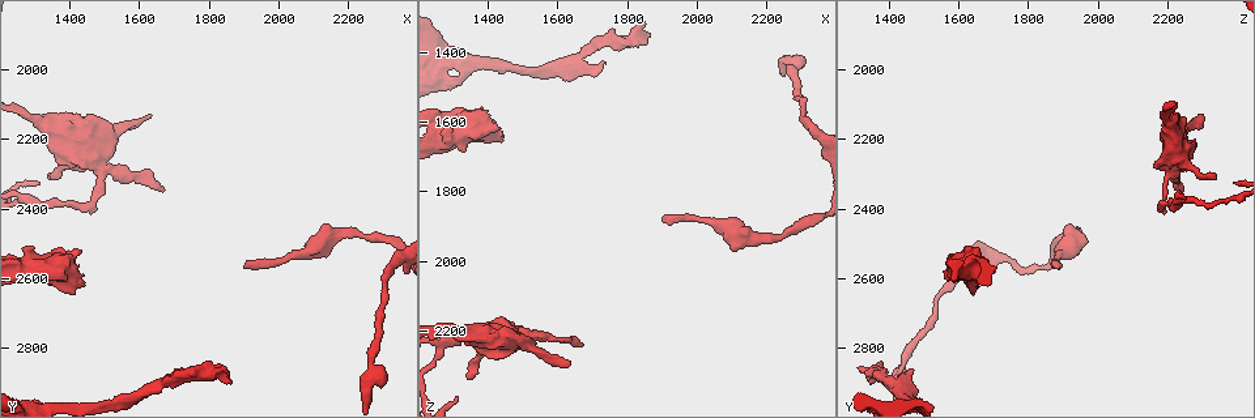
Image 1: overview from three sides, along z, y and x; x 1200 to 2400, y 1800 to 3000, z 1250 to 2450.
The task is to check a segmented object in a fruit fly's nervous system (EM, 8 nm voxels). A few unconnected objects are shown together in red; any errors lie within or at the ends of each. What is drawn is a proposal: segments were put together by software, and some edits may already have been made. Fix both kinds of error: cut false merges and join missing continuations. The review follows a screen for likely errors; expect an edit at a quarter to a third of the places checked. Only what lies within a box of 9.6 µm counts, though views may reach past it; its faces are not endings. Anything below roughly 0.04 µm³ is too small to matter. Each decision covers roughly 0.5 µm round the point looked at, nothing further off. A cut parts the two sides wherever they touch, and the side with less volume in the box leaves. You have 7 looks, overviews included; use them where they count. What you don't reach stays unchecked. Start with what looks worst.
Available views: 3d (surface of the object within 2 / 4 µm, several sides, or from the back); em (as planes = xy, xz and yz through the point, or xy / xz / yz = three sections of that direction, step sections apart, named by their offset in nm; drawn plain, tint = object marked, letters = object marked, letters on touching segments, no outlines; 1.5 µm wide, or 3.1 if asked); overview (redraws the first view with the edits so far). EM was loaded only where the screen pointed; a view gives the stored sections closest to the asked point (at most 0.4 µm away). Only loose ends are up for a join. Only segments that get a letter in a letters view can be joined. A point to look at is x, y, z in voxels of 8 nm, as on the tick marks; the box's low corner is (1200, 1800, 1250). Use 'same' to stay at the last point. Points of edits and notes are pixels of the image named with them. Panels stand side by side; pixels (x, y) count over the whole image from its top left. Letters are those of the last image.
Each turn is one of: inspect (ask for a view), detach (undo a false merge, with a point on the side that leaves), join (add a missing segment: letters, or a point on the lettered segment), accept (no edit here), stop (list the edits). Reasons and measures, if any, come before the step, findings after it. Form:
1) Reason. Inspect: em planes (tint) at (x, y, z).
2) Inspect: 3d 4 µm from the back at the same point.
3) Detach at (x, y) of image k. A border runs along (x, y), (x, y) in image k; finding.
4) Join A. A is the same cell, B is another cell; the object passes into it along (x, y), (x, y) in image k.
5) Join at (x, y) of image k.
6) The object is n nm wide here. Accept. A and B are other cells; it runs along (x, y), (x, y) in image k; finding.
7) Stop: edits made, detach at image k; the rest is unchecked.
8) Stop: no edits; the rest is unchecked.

An open end. Inspect: 3d 2 µm at (1440, 2620, 1660).

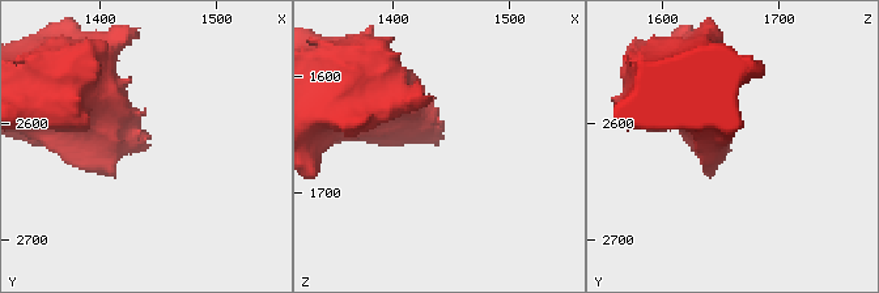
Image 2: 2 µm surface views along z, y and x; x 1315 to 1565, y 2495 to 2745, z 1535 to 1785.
Inspect: em planes (letters) at (1438, 2624, 1654).

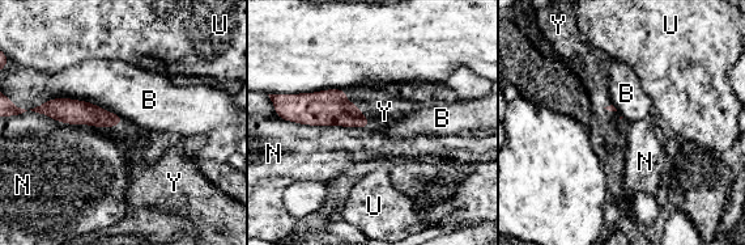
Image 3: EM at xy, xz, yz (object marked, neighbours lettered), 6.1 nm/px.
The longest contact is with B, 550 nm. Join Y. Y is the same cell, B, N and U are other cells; it goes on there.

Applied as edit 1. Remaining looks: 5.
Inspect: overview.

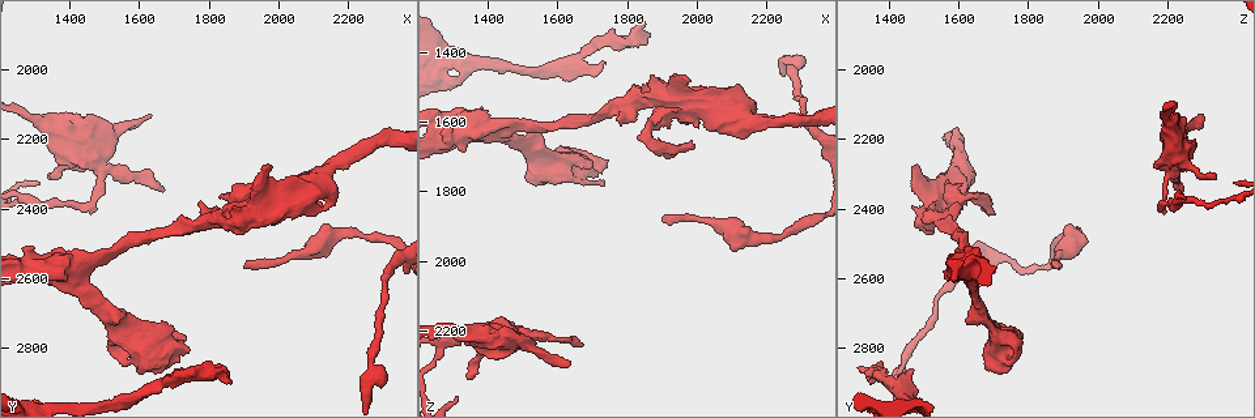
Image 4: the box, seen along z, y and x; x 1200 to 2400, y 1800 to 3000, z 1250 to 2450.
Sudden change in width. Inspect: 3d 2 µm at (2170, 2470, 1940).

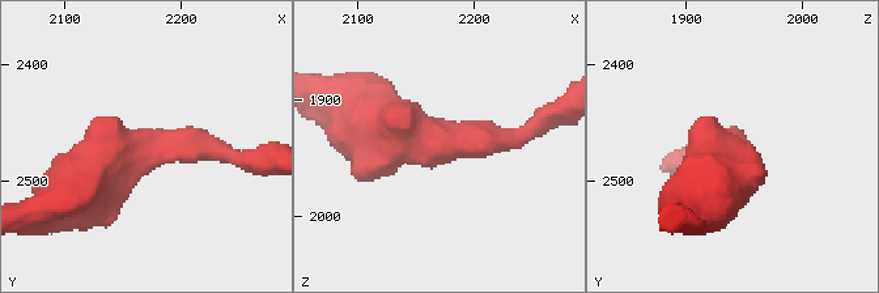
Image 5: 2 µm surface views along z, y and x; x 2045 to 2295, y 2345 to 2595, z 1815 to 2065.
Now the EM. Inspect: em xy step 4 (tint) at (2176, 2470, 1936).

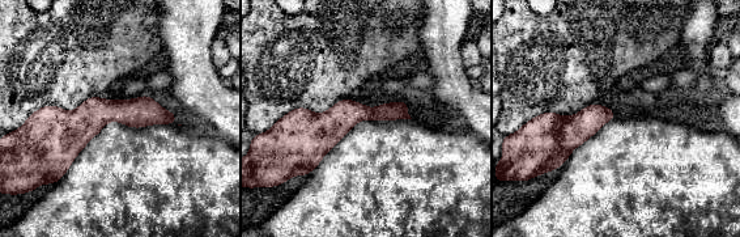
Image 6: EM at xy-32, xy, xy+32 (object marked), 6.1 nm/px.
See the neighbours. Inspect: em xy step 4 (letters) at the same point.

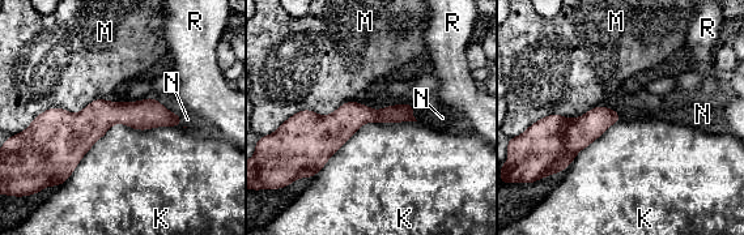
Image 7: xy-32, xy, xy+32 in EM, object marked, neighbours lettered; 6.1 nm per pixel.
The longest contact is with K, 900 nm. Accept. K, M, N and R are other cells; it runs along (178, 120), (33, 132) in image 7; continuous, no second cell.

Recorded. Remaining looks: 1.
Calibre changes. Inspect: em planes (letters) at (1480, 2340, 2200).

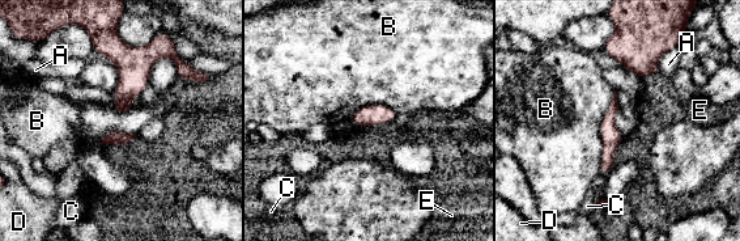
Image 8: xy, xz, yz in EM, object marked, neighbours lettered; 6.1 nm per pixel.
The object is 110 nm wide here. Accept. A, B, C, D and E are other cells; a border runs along (615, 91), (602, 119), (598, 173) in image 8; continuous, no second cell.

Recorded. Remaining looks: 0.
Stop: edits made, join at image 3; the rest is unchecked.

